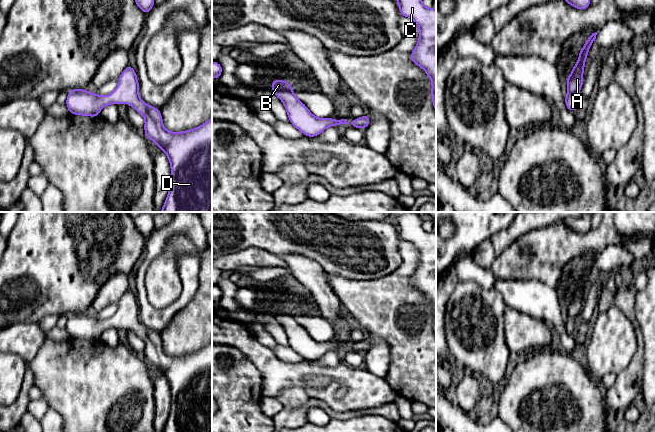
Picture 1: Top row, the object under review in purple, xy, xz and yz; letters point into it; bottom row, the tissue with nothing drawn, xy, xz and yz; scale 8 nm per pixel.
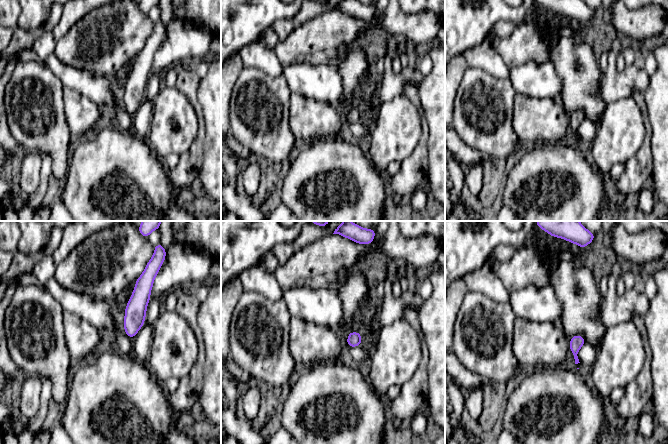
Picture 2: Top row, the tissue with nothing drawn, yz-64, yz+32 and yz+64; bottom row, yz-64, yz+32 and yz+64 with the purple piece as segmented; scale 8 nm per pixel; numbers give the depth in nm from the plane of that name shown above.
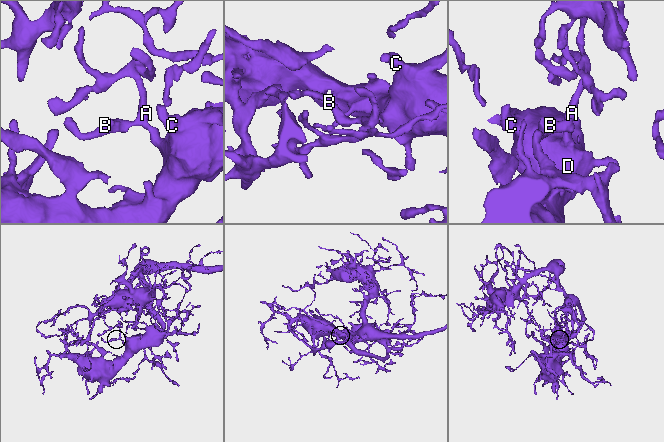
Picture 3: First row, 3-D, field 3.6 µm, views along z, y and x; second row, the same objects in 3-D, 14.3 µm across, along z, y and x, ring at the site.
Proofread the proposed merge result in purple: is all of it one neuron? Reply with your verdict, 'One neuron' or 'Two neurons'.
One neuron

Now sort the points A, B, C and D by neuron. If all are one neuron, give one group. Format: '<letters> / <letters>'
A B C D

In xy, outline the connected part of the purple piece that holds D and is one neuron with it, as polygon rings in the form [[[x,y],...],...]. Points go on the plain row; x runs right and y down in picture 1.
[[[129,288],[118,302],[119,308],[109,319],[98,320],[85,313],[69,314],[66,329],[70,338],[97,341],[101,333],[110,328],[126,327],[136,333],[145,342],[145,361],[150,362],[163,374],[171,390],[171,410],[162,432],[212,432],[212,341],[201,350],[183,356],[170,356],[163,350],[160,333],[147,329],[139,321],[139,307],[135,294]]]

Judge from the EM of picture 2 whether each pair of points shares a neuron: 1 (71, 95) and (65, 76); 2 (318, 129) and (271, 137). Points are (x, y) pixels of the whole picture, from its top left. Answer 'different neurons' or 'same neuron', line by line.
1: different neurons
2: different neurons

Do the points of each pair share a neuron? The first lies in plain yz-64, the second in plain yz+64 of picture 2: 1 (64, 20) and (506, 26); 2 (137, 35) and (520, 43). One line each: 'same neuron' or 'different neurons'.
1: same neuron
2: same neuron

